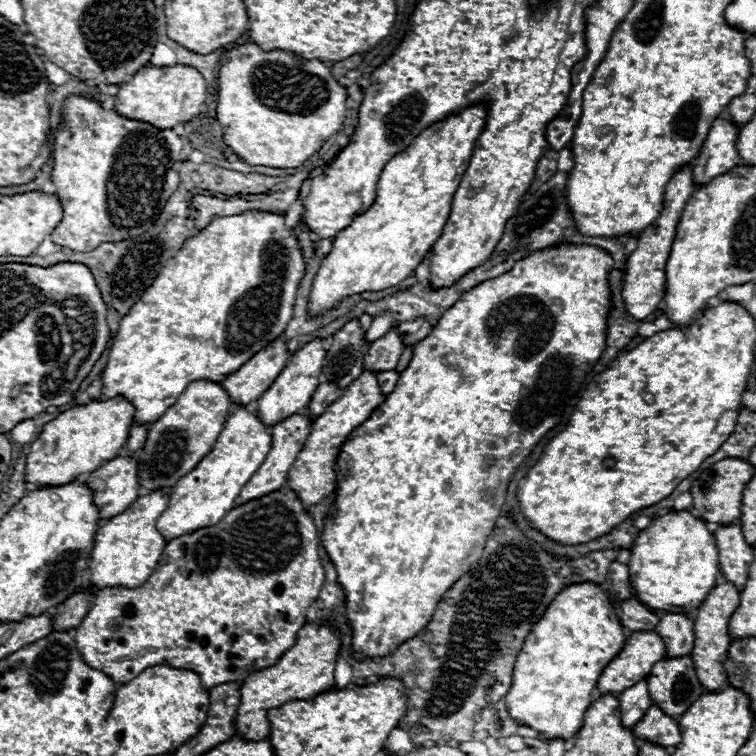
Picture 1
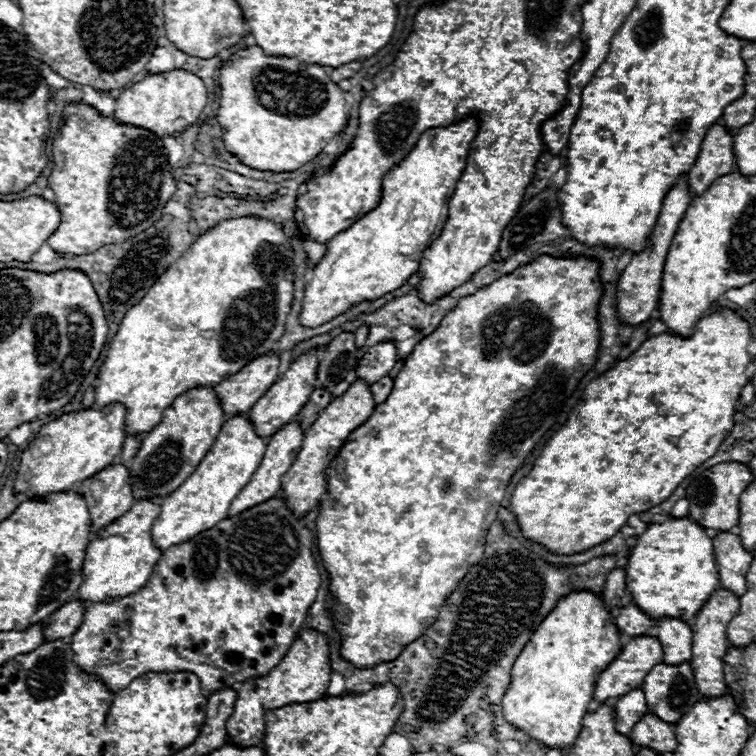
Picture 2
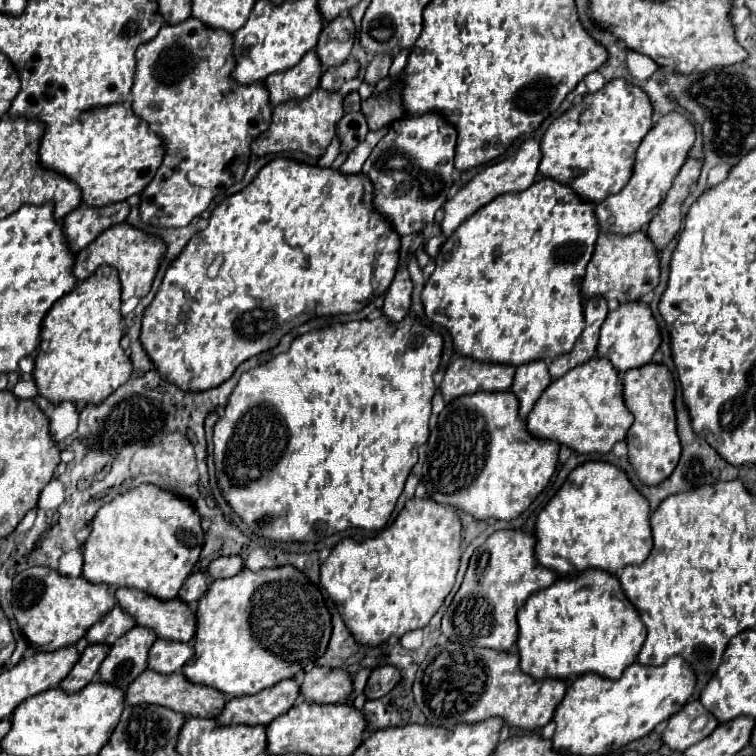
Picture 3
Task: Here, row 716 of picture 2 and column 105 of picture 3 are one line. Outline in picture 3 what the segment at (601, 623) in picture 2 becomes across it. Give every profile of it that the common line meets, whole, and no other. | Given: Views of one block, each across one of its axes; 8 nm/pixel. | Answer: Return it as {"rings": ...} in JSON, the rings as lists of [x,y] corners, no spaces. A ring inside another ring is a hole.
{"rings":[[[140,484],[102,506],[92,520],[92,534],[84,544],[84,572],[90,582],[144,590],[162,600],[178,596],[204,546],[202,518],[194,504],[154,484]]]}

